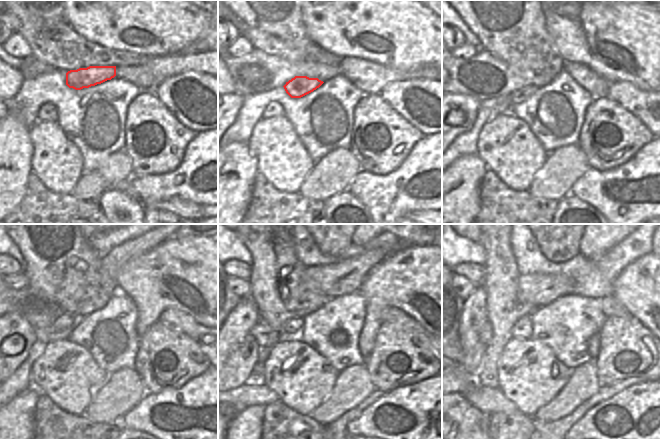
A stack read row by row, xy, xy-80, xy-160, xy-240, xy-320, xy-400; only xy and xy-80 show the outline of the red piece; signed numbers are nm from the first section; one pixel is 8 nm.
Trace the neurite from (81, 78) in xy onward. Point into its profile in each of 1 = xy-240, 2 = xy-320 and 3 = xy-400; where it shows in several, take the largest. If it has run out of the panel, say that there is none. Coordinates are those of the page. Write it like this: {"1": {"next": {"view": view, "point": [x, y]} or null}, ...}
{"1": {"next": {"view": "xy-240", "point": [47, 334]}}, "2": {"next": {"view": "xy-320", "point": [265, 337]}}, "3": {"next": {"view": "xy-400", "point": [485, 331]}}}

